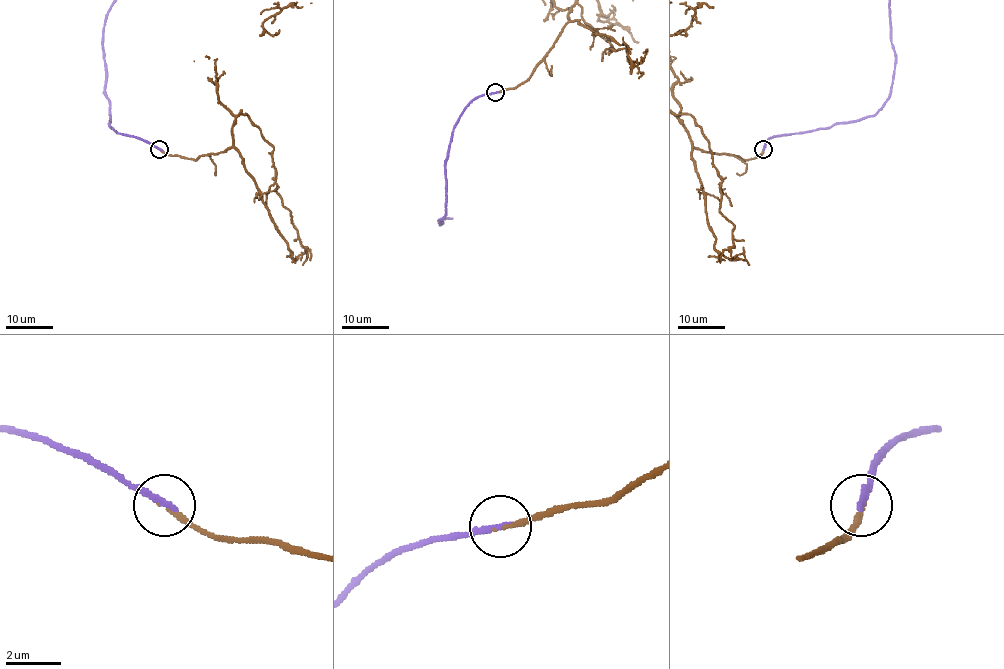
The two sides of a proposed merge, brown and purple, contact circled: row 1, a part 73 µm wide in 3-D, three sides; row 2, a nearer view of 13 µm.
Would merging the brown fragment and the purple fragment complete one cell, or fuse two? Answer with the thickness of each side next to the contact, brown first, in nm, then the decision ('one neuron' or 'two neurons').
130/220 nm | one neuron

